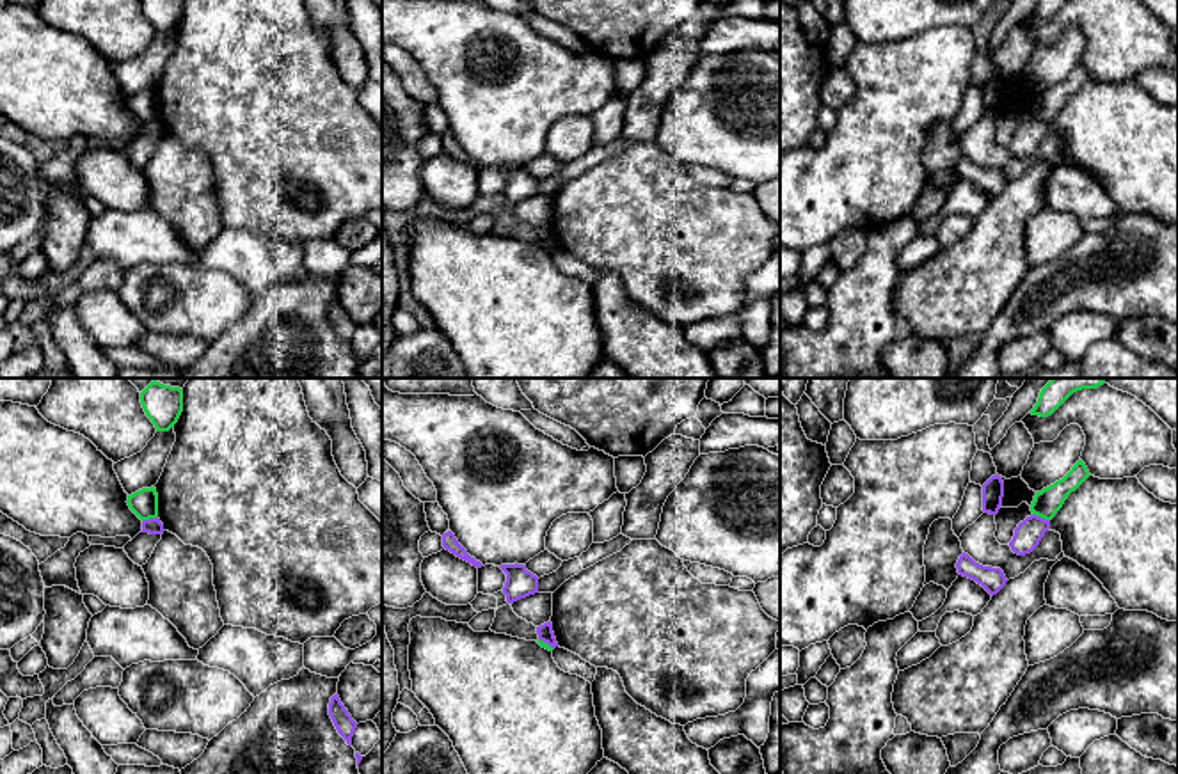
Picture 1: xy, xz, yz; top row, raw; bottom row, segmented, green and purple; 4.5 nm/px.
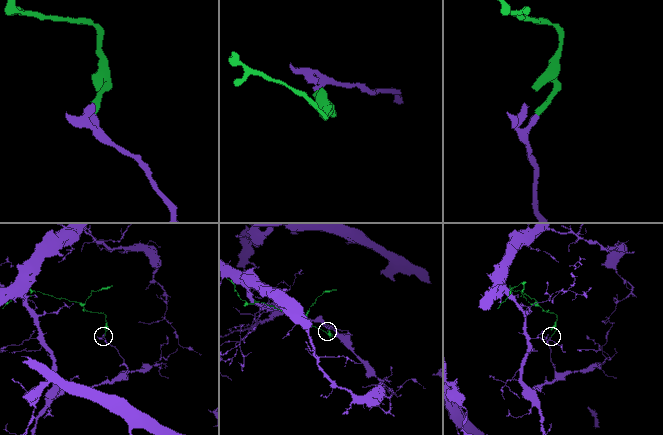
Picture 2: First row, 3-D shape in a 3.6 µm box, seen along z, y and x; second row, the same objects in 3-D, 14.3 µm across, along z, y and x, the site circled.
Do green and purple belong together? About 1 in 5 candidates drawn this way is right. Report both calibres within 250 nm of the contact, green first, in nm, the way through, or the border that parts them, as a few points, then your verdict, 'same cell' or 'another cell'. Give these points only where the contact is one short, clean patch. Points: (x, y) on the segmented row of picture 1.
120/120 nm | along yz (1033, 513), (1049, 521) | another cell

